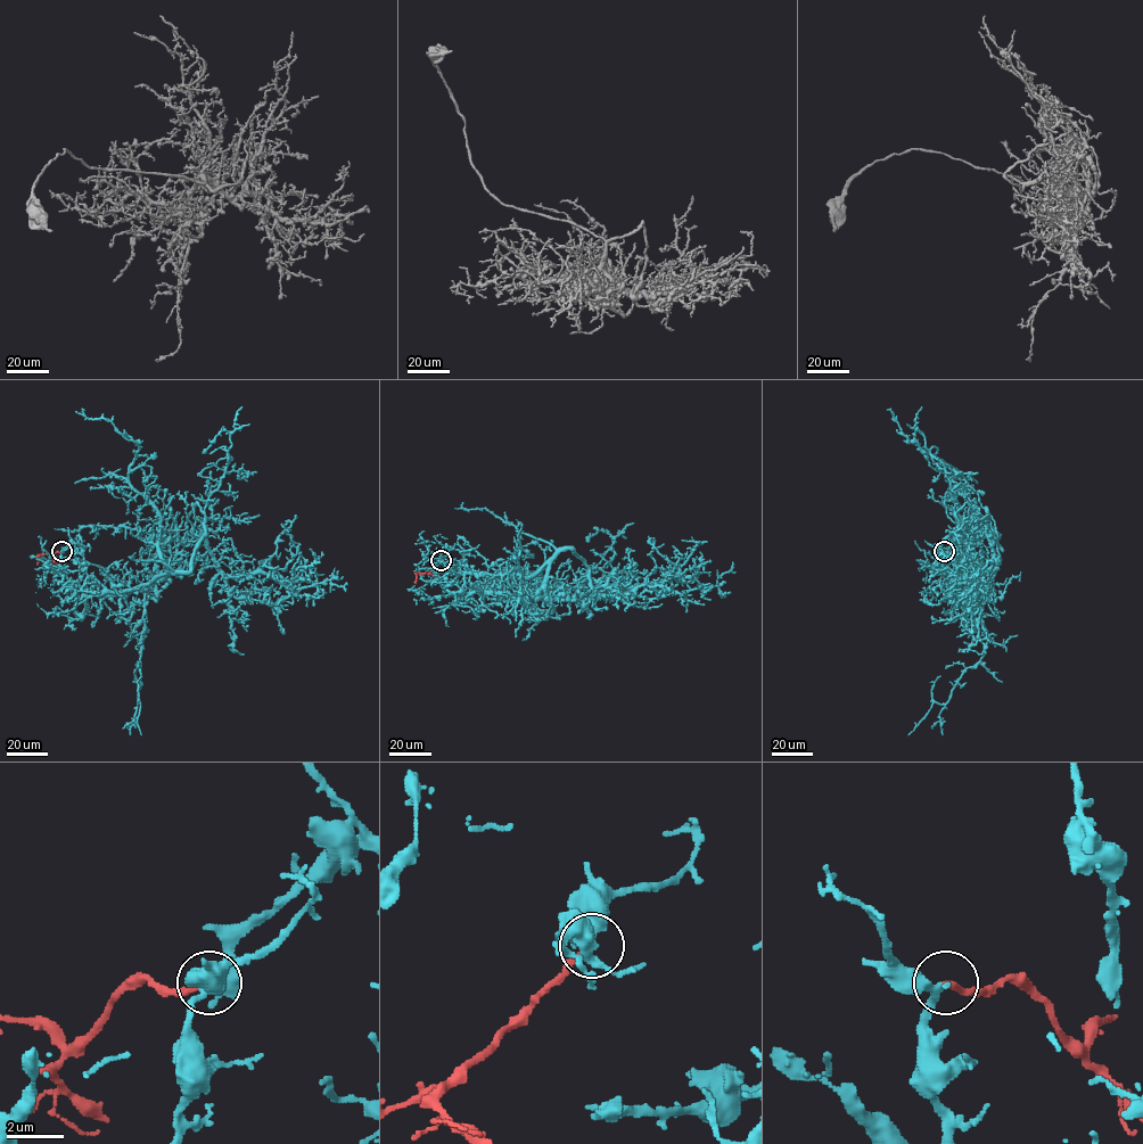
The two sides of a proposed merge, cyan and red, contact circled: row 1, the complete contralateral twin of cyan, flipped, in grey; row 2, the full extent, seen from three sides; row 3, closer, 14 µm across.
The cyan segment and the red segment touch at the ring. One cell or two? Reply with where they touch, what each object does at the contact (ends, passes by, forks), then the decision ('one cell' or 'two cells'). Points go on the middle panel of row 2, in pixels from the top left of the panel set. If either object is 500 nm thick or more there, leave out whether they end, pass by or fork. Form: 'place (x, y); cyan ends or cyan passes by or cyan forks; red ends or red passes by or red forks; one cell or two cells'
place (441, 560); cyan passes by; red ends; two cells

